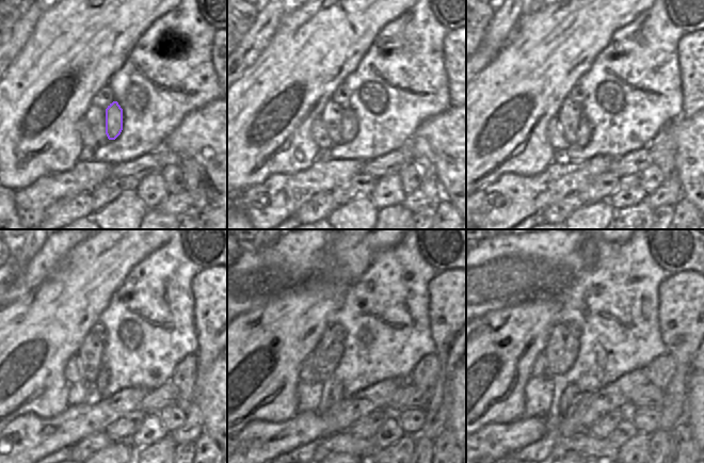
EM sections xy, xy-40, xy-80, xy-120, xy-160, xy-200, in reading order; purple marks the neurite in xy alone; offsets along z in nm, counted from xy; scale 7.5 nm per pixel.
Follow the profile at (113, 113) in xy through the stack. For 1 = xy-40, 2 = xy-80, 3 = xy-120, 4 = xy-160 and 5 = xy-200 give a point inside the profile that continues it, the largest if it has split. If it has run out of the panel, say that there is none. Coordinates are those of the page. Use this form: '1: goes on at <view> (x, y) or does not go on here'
1: goes on at xy-40 (349, 130)
2: goes on at xy-80 (585, 131)
3: goes on at xy-120 (100, 383)
4: goes on at xy-160 (332, 393)
5: goes on at xy-200 (572, 396)

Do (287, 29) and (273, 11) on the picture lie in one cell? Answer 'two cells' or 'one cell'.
two cells

